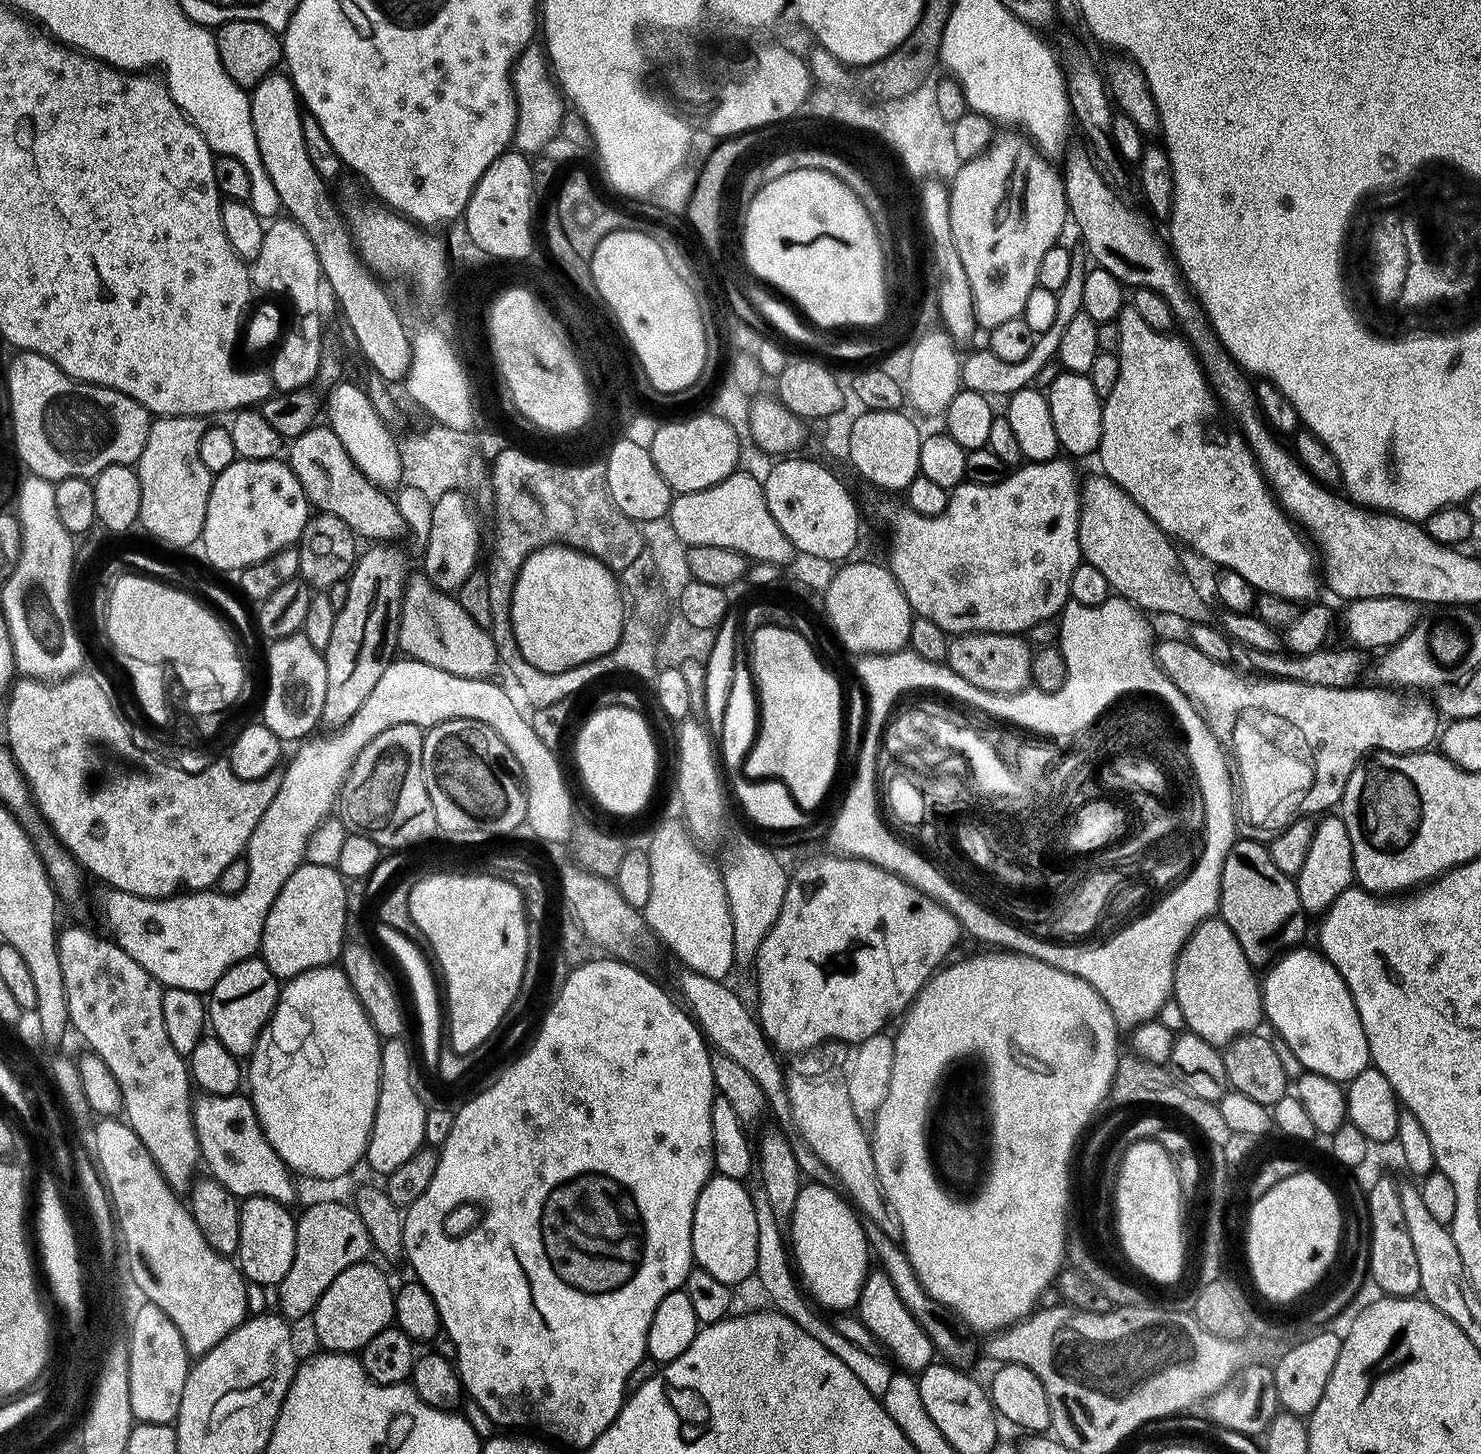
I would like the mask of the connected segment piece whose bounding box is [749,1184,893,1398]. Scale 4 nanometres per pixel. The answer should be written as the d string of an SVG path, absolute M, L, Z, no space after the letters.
M758 1184L753 1185L749 1192L751 1200L754 1202L755 1218L758 1225L758 1262L755 1264L756 1274L754 1278L756 1282L759 1282L763 1292L770 1300L771 1304L769 1305L775 1311L790 1318L802 1330L806 1331L810 1337L817 1339L822 1346L825 1346L830 1354L834 1354L839 1361L844 1362L853 1371L854 1376L858 1377L859 1381L862 1382L866 1390L869 1390L870 1394L874 1394L878 1398L884 1397L893 1369L885 1363L886 1360L883 1357L870 1355L859 1349L858 1346L854 1345L854 1342L850 1342L848 1338L839 1334L836 1326L830 1320L826 1321L820 1318L811 1310L808 1306L807 1297L802 1293L801 1287L798 1285L784 1233L778 1226L774 1213L771 1212L771 1205L767 1201L766 1192Z

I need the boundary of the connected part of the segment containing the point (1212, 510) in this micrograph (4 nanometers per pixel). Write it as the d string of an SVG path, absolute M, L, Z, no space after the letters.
M1131 306L1123 308L1115 321L1122 337L1122 346L1118 353L1120 365L1118 366L1118 382L1114 382L1114 390L1110 390L1110 394L1103 397L1102 400L1104 409L1102 410L1102 438L1098 449L1099 471L1110 477L1118 486L1122 486L1122 490L1126 490L1126 494L1130 494L1130 498L1134 498L1134 502L1138 502L1138 506L1142 506L1142 510L1146 510L1146 514L1150 514L1152 521L1169 538L1181 545L1183 545L1182 543L1189 544L1198 555L1205 556L1210 563L1221 564L1219 566L1221 569L1234 574L1242 574L1242 578L1246 578L1246 582L1250 582L1250 586L1256 589L1257 593L1265 592L1293 602L1315 601L1317 599L1316 591L1322 588L1322 580L1318 575L1317 553L1292 517L1277 504L1276 497L1272 495L1268 481L1265 480L1259 466L1256 465L1254 454L1248 449L1248 443L1244 441L1244 437L1240 435L1239 431L1233 430L1231 427L1228 429L1220 421L1222 405L1212 392L1212 387L1208 384L1208 375L1204 373L1204 367L1201 366L1196 353L1192 351L1192 345L1184 339L1183 335L1165 334L1154 330L1142 319L1142 314L1138 314L1138 310Z

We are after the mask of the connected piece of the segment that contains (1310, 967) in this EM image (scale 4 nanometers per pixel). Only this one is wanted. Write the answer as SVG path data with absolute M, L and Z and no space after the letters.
M1297 946L1285 951L1263 973L1264 1014L1267 1023L1272 1023L1273 1030L1284 1039L1283 1047L1285 1049L1288 1047L1296 1055L1301 1069L1314 1074L1326 1074L1326 1078L1331 1080L1347 1082L1355 1078L1363 1068L1369 1067L1366 1034L1360 1031L1358 1010L1352 1006L1352 996L1346 991L1343 978L1338 976L1336 969L1324 959L1323 952L1315 947L1312 947L1313 949L1304 947Z

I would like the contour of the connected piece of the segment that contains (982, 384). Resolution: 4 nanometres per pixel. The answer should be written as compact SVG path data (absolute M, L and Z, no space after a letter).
M1080 258L1073 259L1070 266L1070 278L1066 278L1066 282L1062 285L1062 290L1056 293L1058 298L1058 318L1054 318L1054 326L1050 326L1050 330L1039 333L1036 338L1034 350L1030 350L1030 354L1026 358L1022 358L1022 362L1014 362L1007 364L1002 362L1002 358L997 358L993 352L981 350L981 352L972 352L967 357L963 357L960 365L960 382L961 385L975 392L981 392L983 396L997 398L1007 398L1013 396L1018 390L1029 387L1035 381L1038 370L1042 370L1042 366L1046 366L1046 362L1056 359L1058 354L1058 345L1062 342L1062 333L1066 331L1066 326L1074 318L1074 314L1083 312L1082 306L1082 282L1086 264L1080 261Z

